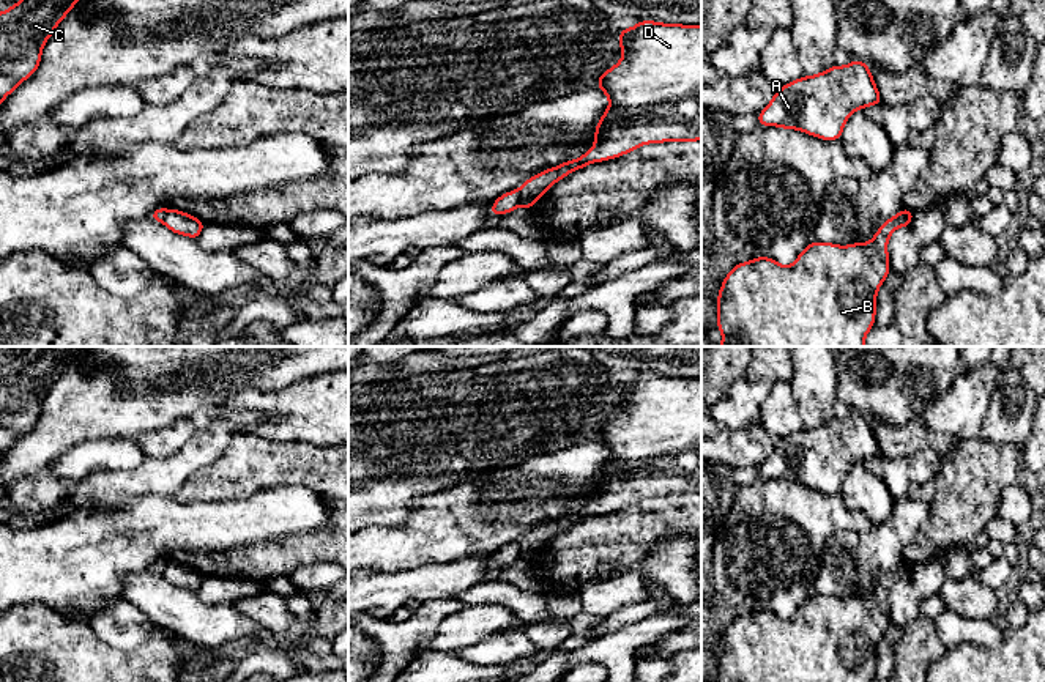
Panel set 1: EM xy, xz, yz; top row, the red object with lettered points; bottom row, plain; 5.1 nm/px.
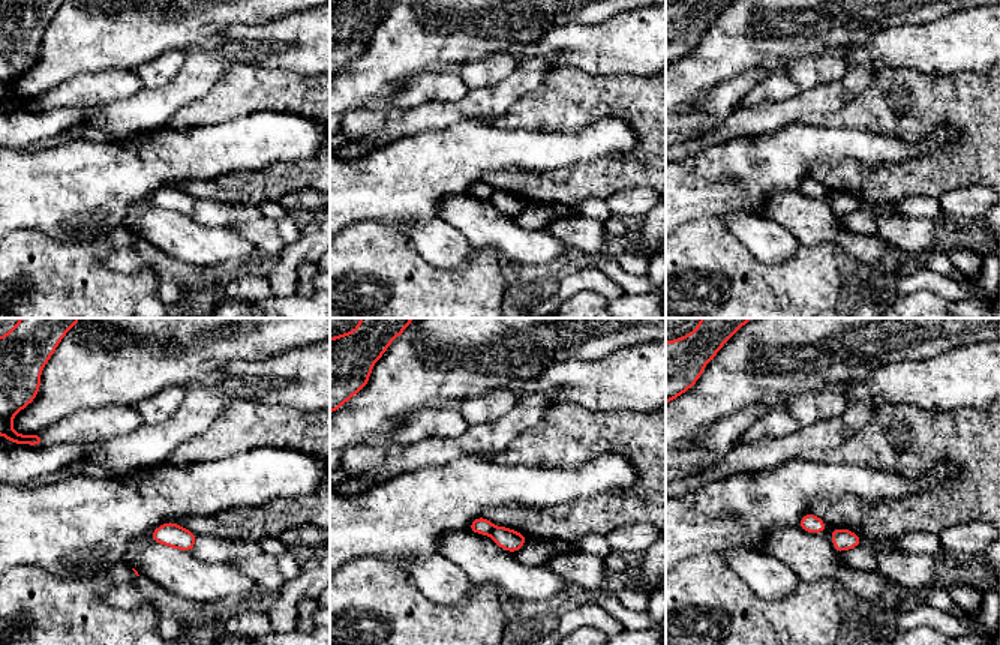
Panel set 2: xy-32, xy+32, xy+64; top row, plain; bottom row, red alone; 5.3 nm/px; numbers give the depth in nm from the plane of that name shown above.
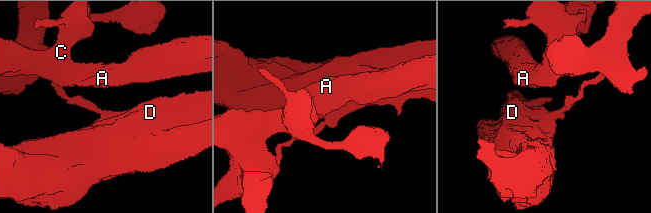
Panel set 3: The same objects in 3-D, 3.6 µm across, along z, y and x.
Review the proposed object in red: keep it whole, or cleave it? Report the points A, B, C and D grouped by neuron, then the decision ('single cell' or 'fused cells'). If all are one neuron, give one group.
groups A C / B D; fused cells

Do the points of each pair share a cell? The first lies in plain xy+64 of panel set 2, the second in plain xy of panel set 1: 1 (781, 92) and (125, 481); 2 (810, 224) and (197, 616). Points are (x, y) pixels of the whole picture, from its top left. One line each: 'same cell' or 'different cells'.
1: different cells
2: same cell

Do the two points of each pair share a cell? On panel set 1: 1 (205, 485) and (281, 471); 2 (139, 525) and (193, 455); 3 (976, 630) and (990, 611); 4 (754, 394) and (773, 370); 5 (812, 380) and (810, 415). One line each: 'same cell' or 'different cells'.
1: same cell
2: different cells
3: different cells
4: different cells
5: same cell

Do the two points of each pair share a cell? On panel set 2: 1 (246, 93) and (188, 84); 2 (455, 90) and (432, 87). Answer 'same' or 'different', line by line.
1: different
2: same

